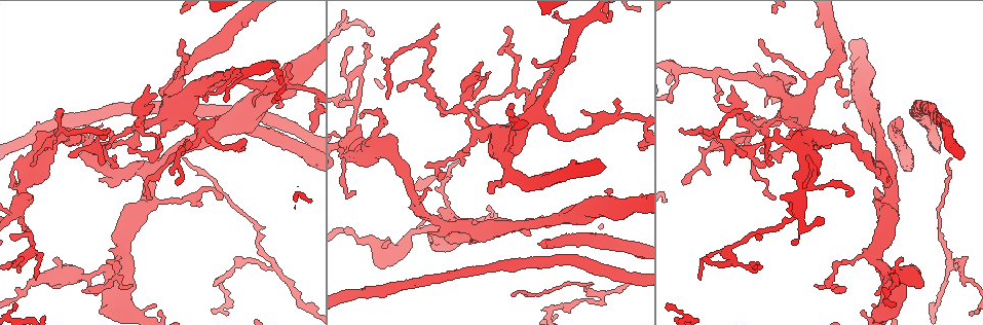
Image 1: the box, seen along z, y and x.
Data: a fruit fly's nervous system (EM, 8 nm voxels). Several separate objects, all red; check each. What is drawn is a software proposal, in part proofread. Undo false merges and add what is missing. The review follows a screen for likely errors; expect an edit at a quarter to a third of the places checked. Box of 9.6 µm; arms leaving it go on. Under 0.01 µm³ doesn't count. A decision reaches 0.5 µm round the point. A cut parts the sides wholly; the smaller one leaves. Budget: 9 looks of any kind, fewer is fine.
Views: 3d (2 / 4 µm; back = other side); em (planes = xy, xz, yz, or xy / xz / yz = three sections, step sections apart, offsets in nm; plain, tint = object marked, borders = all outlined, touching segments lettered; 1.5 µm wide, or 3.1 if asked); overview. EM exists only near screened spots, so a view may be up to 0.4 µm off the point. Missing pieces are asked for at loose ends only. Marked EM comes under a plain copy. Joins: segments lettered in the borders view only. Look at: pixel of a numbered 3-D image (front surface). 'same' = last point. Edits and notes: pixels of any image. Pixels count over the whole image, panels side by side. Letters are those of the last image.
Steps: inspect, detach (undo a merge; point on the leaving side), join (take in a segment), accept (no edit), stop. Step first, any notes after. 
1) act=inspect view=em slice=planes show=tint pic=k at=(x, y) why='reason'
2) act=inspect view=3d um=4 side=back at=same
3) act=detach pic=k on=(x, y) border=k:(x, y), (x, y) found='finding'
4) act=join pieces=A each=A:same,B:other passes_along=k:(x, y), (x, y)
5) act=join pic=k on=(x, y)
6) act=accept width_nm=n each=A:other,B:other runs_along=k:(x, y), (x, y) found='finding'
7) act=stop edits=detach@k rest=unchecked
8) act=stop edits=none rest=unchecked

act=inspect view=3d um=4 pic=1 at=(428, 233) why='an open end'

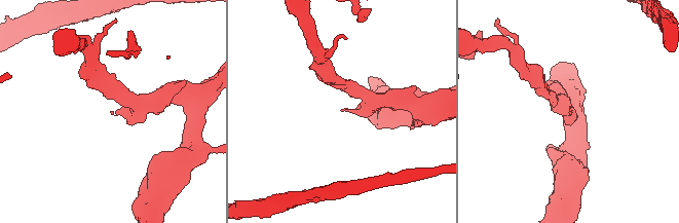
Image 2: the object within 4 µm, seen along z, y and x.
act=inspect view=em slice=yz step=4 show=borders pic=2 at=(111, 114)

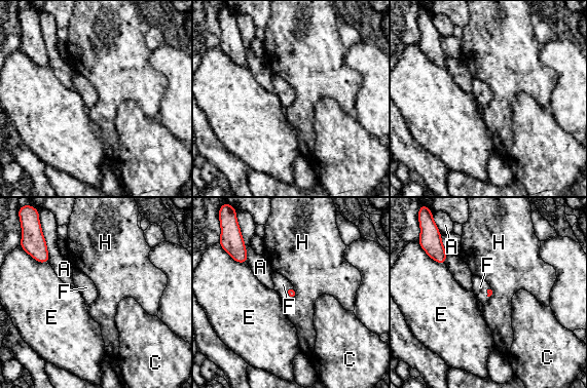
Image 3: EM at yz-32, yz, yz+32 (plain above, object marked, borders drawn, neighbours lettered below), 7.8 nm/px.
act=inspect view=em slice=planes show=borders at=same why='cut it another way'

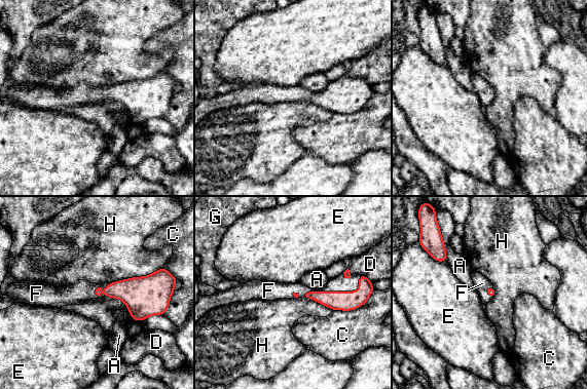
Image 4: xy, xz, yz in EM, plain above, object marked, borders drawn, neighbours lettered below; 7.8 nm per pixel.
act=join pieces=F each=A:other,C:other,D:other,E:other,F:same,G:other,H:other passes_along=4:(346, 301), (335, 292), (339, 283) found='the neuron continues'

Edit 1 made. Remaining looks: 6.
act=inspect view=overview why='see it whole again'

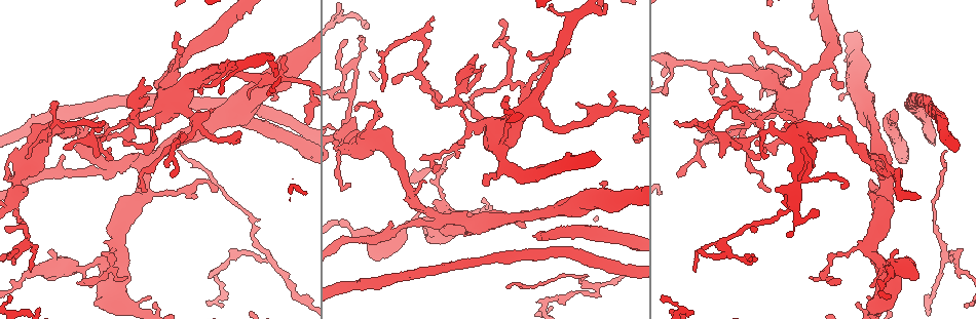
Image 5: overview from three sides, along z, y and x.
act=inspect view=em slice=xz step=8 show=tint pic=5 at=(96, 155) why='free end'

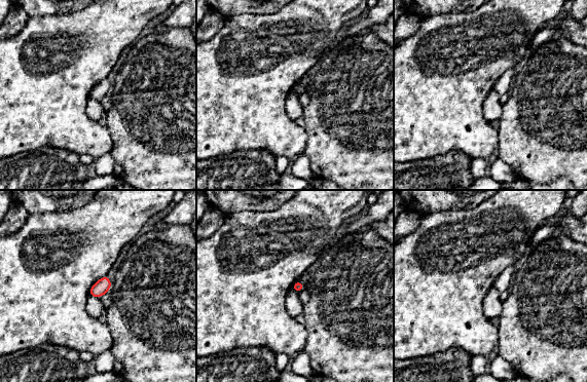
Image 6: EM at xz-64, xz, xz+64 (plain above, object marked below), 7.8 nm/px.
act=inspect view=em slice=planes show=borders at=same

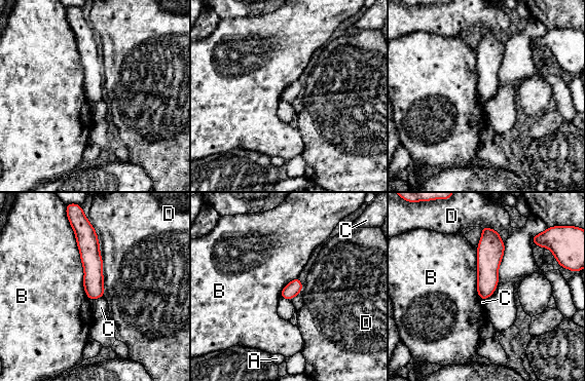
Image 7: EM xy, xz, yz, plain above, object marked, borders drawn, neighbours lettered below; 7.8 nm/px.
act=accept width_nm=120 each=A:other,B:other,C:other,D:other runs_along=7:(86, 229), (93, 264), (93, 297) found='no lettered segment goes on from it'

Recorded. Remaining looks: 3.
act=inspect view=em slice=planes show=borders pic=5 at=(453, 155) why='an open end'

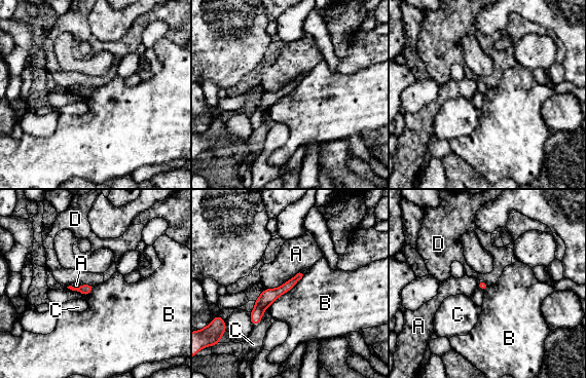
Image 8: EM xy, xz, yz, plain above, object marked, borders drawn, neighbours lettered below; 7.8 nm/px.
act=accept width_nm=70 each=A:other,B:other,C:other,D:other border=8:(303, 275), (268, 306) found='none of them fits'

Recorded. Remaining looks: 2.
act=inspect view=em slice=planes show=borders pic=5 at=(544, 94) why='free end'

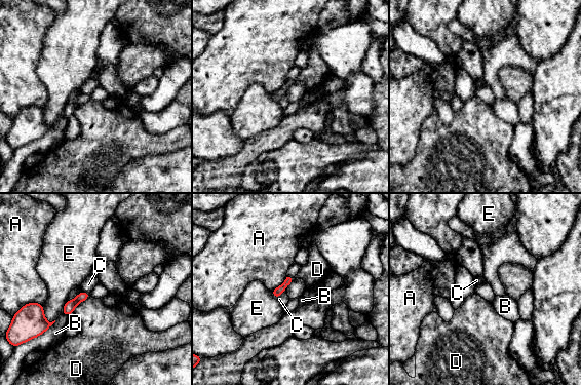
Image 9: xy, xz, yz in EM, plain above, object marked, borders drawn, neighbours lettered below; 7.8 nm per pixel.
act=accept each=A:other,B:other,C:other,D:other,E:other found='no lettered segment goes on from it'

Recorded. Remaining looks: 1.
act=stop edits=join@4 rest=unchecked

